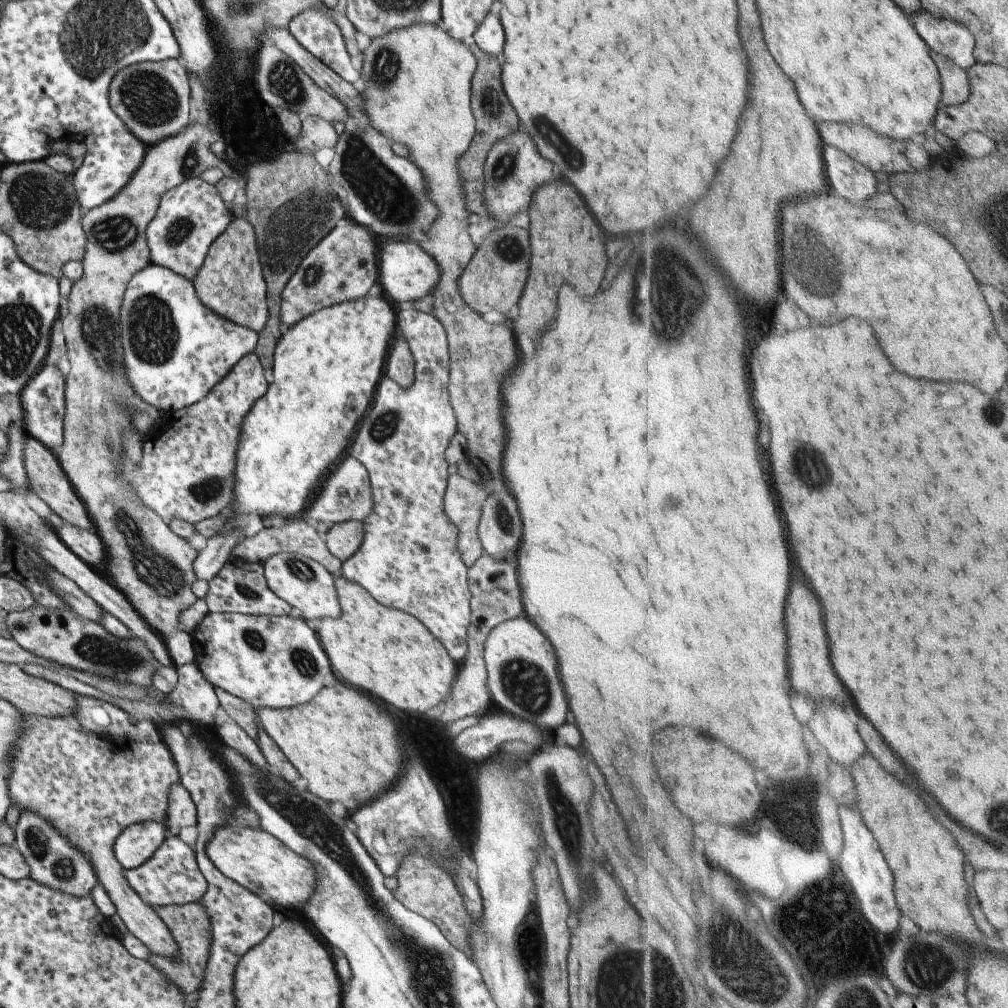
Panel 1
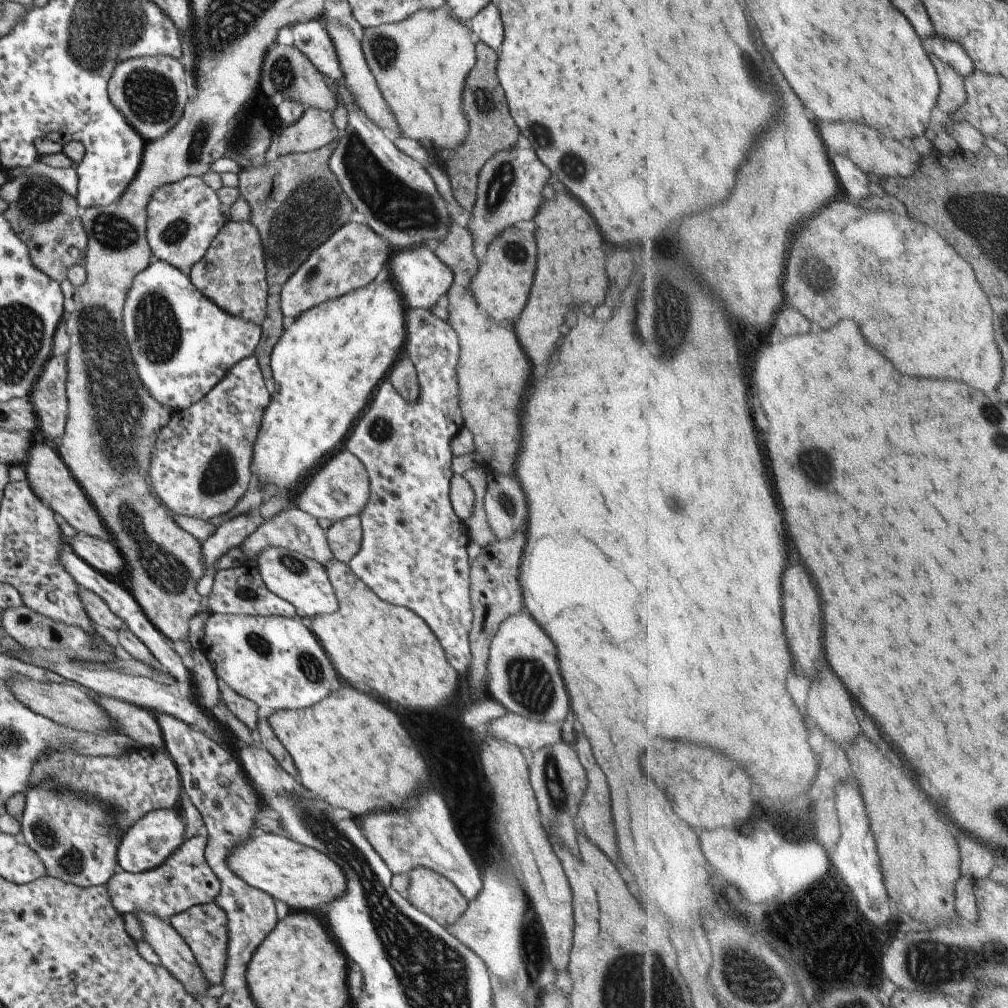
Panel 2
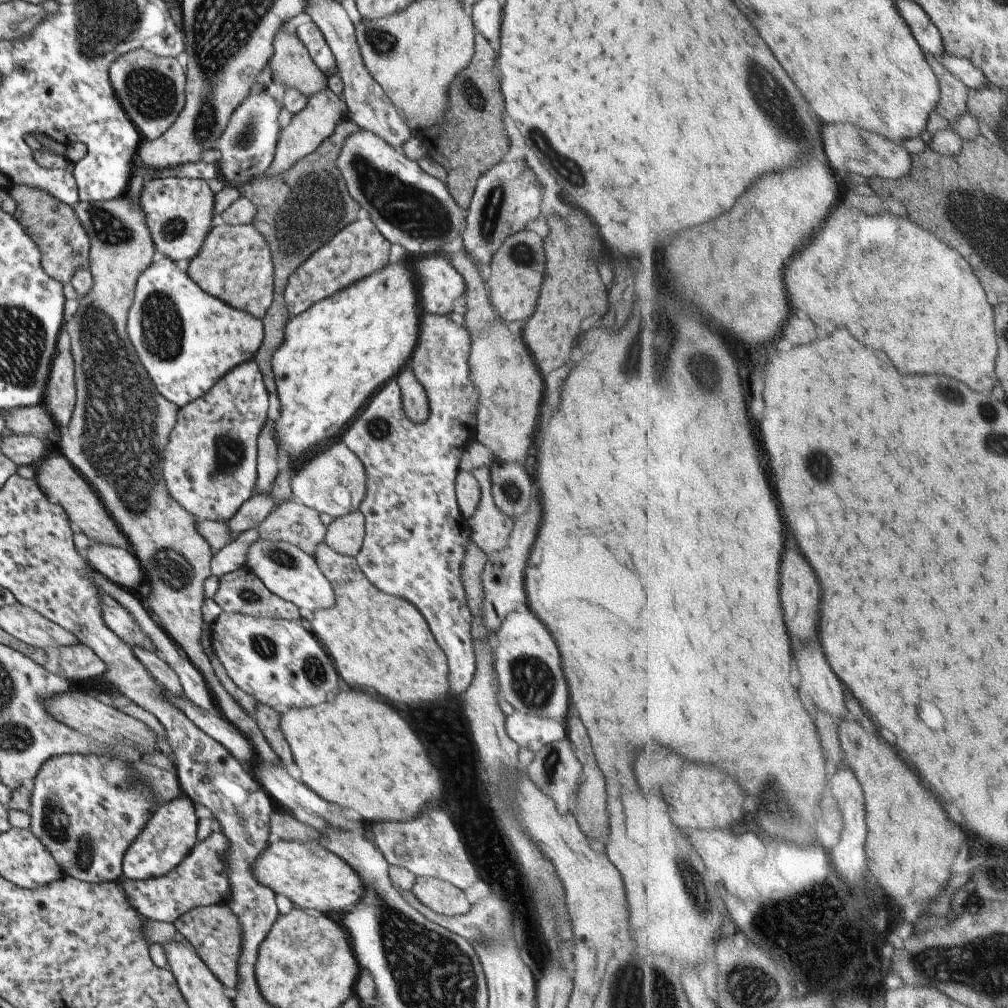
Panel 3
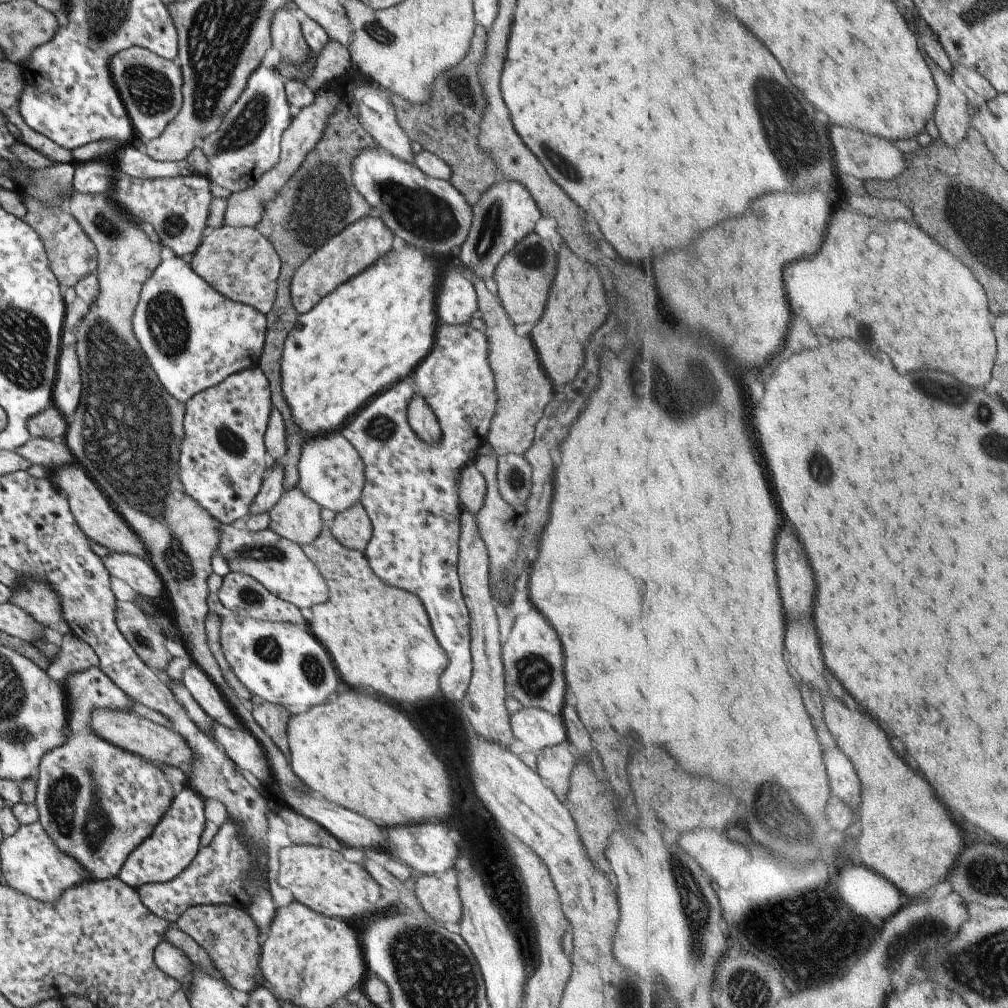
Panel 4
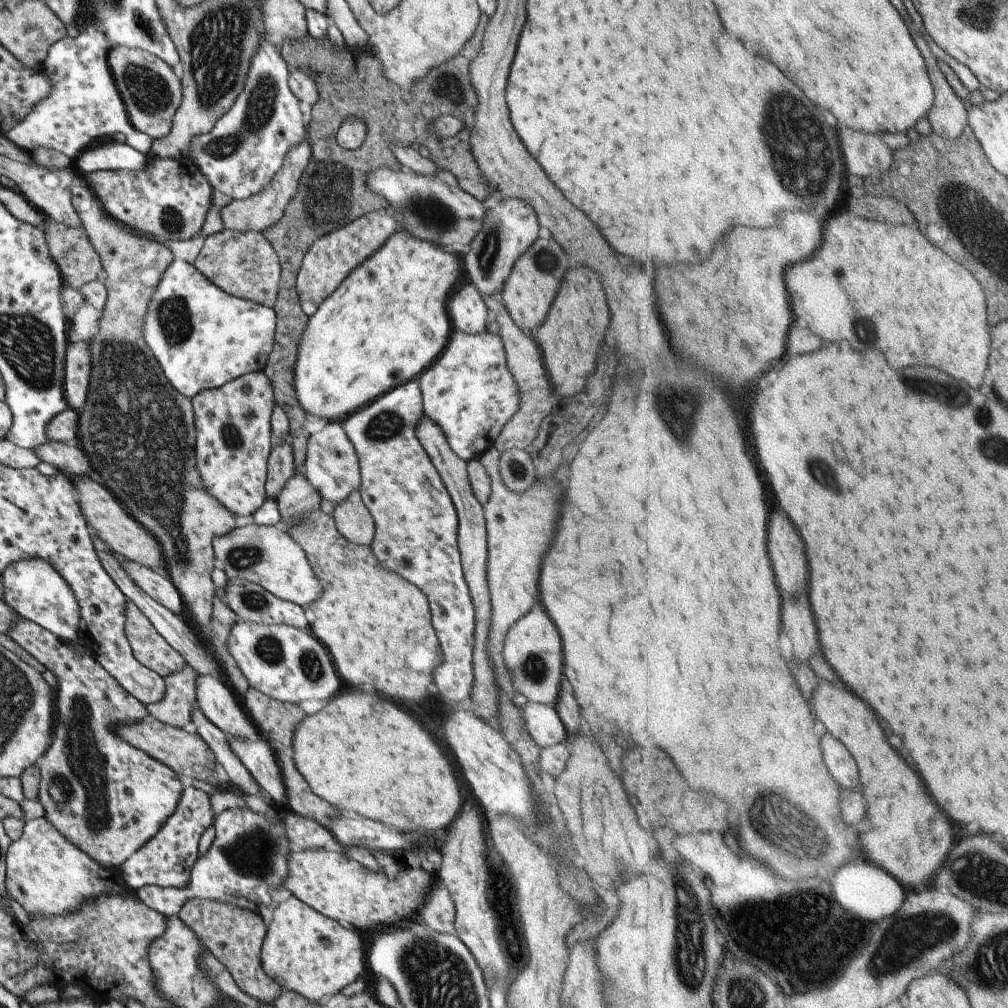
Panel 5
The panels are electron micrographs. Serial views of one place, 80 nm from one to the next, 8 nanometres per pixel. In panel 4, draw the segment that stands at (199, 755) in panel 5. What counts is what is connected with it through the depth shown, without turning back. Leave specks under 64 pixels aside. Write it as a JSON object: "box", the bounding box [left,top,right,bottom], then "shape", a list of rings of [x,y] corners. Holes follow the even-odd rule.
{"box":[90,709,196,772],"shape":[[[98,709],[91,713],[90,727],[103,740],[114,744],[120,749],[135,753],[154,764],[172,766],[185,772],[196,757],[187,741],[180,734],[160,724],[151,722],[137,713]]]}

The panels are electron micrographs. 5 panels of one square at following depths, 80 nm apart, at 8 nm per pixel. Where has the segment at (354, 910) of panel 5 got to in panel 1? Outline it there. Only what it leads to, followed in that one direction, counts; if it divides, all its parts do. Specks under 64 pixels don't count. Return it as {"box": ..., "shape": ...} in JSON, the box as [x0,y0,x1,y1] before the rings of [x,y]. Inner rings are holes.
{"box":[205,826,316,907],"shape":[[[241,826],[221,827],[206,843],[205,850],[205,855],[221,874],[269,904],[300,907],[314,892],[316,876],[311,862],[288,849],[267,831]]]}

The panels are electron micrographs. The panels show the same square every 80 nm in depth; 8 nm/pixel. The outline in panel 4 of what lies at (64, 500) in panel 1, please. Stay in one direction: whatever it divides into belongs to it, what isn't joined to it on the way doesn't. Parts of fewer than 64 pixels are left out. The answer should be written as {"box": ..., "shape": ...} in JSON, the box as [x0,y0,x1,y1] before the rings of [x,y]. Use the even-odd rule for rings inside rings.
{"box":[49,464,146,560],"shape":[[[71,464],[51,470],[49,478],[54,487],[62,495],[66,496],[75,522],[89,540],[105,546],[109,551],[136,556],[146,560],[146,548],[138,534],[127,526],[127,523],[118,515],[118,512],[113,508],[106,495],[78,465]]]}

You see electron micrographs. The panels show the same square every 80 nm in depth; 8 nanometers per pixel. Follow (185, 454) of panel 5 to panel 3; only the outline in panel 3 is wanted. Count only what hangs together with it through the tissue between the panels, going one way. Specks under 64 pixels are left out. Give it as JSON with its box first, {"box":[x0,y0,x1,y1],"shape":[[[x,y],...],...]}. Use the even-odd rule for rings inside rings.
{"box":[56,179,281,765],"shape":[[[137,179],[133,181],[133,186],[130,186],[129,190],[120,197],[106,200],[103,202],[85,202],[77,201],[71,208],[79,221],[79,224],[84,228],[89,239],[89,250],[88,255],[90,258],[89,268],[87,268],[92,276],[92,288],[80,299],[77,299],[79,304],[76,309],[74,316],[67,323],[63,324],[63,329],[70,338],[70,353],[74,362],[74,387],[76,390],[76,401],[68,420],[67,426],[60,430],[59,441],[56,445],[56,451],[63,455],[71,466],[77,470],[77,472],[90,484],[95,494],[100,498],[103,506],[106,508],[108,515],[116,522],[116,525],[120,528],[120,531],[128,538],[129,550],[136,556],[139,561],[141,568],[144,572],[144,584],[149,585],[149,593],[146,599],[143,601],[143,605],[151,616],[158,623],[158,626],[167,634],[167,636],[174,642],[174,644],[180,649],[185,657],[191,662],[191,664],[201,673],[201,676],[205,679],[207,688],[211,692],[212,701],[214,702],[217,710],[221,712],[223,718],[229,721],[232,725],[235,725],[237,730],[244,734],[244,737],[253,745],[254,752],[259,760],[267,765],[279,765],[281,764],[280,758],[273,752],[269,743],[264,739],[261,734],[257,723],[254,720],[253,714],[255,710],[256,700],[249,696],[246,692],[243,692],[240,688],[237,688],[232,680],[227,676],[223,665],[219,662],[215,651],[210,643],[210,630],[201,630],[201,605],[205,599],[203,595],[203,580],[210,575],[210,558],[212,552],[208,542],[196,531],[196,518],[187,511],[184,511],[183,507],[180,507],[179,503],[176,503],[171,497],[168,496],[168,490],[164,487],[162,481],[162,464],[160,464],[160,454],[164,451],[164,446],[168,442],[168,436],[170,435],[171,429],[176,421],[176,414],[178,406],[164,399],[163,396],[156,391],[155,385],[151,384],[151,379],[148,378],[148,374],[144,371],[143,365],[138,359],[137,353],[129,340],[126,333],[126,318],[129,307],[131,306],[132,300],[134,299],[134,286],[136,285],[137,277],[140,272],[143,272],[155,259],[156,248],[152,243],[150,232],[148,231],[146,222],[144,221],[143,213],[141,212],[140,206],[138,205],[138,194],[136,193],[136,187],[140,185],[141,180]]]}

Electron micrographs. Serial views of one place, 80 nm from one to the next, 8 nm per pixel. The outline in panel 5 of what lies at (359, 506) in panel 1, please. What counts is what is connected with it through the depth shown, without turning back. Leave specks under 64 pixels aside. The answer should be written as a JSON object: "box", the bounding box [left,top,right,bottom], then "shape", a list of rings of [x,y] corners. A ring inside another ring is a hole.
{"box":[303,415,360,506],"shape":[[[311,415],[305,419],[303,426],[309,433],[303,462],[303,472],[306,476],[306,481],[320,495],[320,499],[325,499],[335,506],[345,500],[352,491],[360,488],[357,455],[339,422]]]}

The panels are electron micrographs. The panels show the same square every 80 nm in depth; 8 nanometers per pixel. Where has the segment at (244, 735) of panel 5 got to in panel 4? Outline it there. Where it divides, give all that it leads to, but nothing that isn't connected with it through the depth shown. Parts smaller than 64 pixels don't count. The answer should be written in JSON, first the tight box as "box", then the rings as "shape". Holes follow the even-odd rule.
{"box":[182,664,245,730],"shape":[[[192,664],[184,672],[182,680],[193,700],[197,702],[211,720],[230,729],[245,730],[237,716],[235,716],[235,712],[231,710],[231,706],[223,698],[220,690],[199,667]]]}

